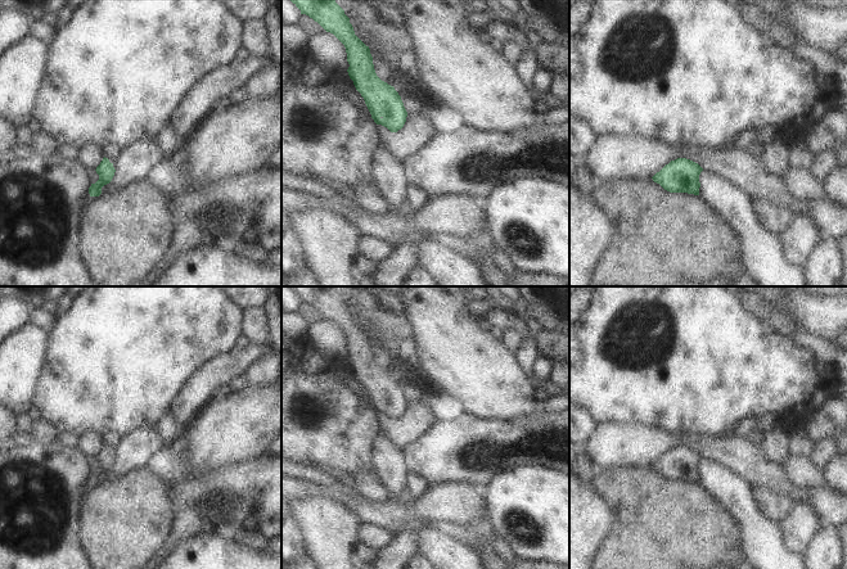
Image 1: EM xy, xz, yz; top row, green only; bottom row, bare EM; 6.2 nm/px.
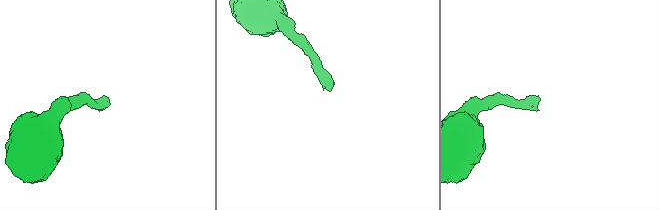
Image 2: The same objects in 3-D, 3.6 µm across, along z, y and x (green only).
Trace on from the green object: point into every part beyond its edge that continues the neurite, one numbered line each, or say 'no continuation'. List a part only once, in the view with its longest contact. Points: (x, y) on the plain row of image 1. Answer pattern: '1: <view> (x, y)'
no continuation

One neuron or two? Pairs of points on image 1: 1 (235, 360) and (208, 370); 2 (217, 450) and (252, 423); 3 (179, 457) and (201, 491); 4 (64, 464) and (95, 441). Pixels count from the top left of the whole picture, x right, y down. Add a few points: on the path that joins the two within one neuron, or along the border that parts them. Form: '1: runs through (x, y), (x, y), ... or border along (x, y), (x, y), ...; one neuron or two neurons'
1: runs through (229, 365), (215, 370); one neuron
2: runs through (226, 441), (243, 424); one neuron
3: runs through (179, 466), (179, 473), (192, 486); one neuron
4: border along (77, 447), (89, 459); two neurons

